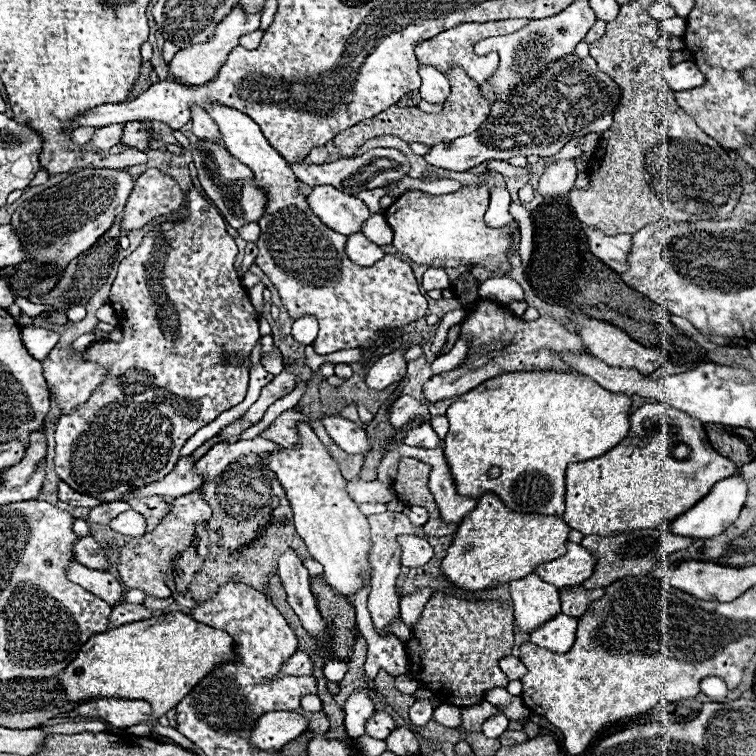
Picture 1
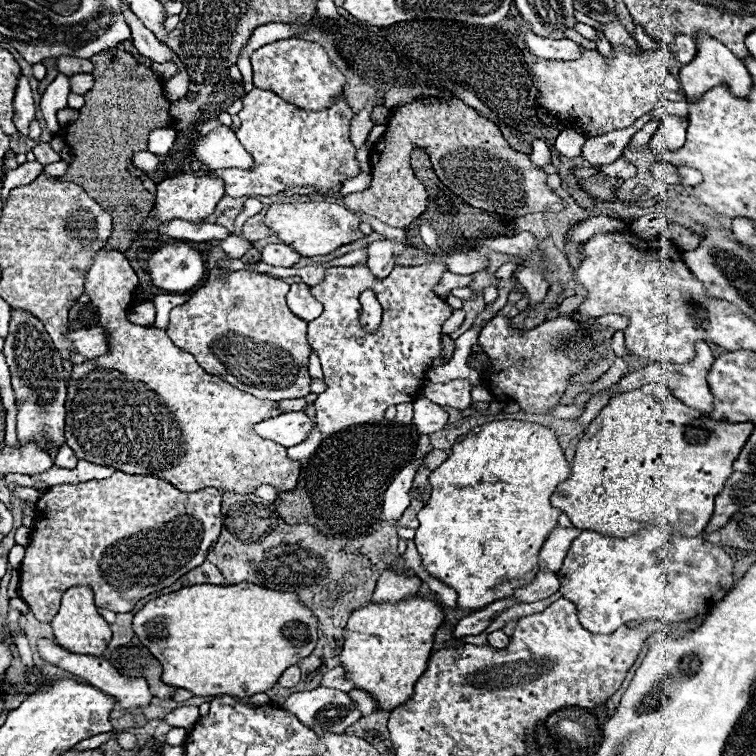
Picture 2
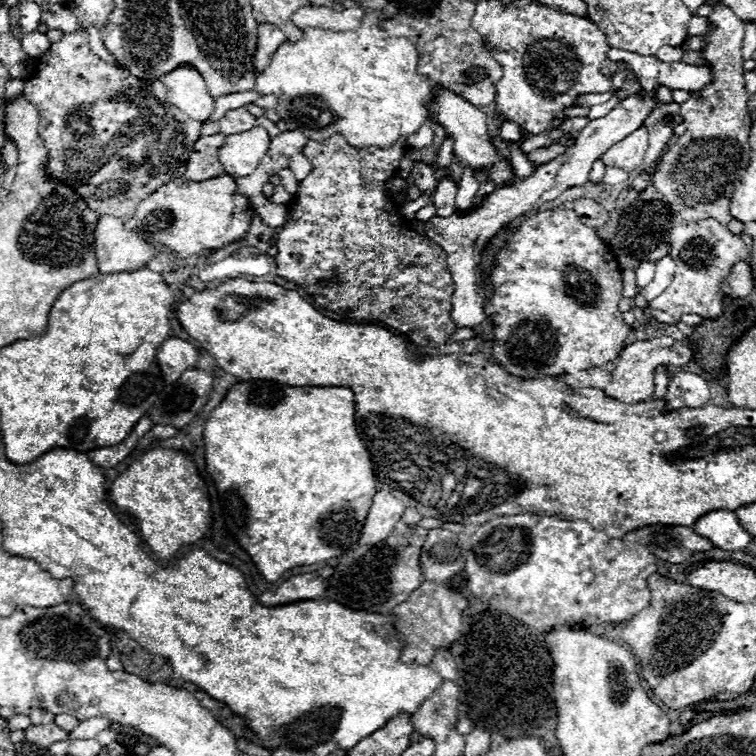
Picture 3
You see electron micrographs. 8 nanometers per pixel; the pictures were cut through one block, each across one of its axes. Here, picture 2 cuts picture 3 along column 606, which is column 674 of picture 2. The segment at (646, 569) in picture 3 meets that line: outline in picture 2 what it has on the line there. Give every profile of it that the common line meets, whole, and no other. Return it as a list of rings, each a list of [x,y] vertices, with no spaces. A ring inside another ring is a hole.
[[[644,526],[628,538],[612,538],[592,530],[584,530],[572,540],[572,546],[564,558],[564,566],[558,572],[558,580],[564,598],[576,604],[580,624],[594,634],[612,634],[616,628],[632,620],[684,622],[698,614],[704,614],[734,586],[732,570],[732,560],[724,552],[724,548],[704,540],[702,536],[684,538],[678,534],[670,534],[666,528],[660,526]]]

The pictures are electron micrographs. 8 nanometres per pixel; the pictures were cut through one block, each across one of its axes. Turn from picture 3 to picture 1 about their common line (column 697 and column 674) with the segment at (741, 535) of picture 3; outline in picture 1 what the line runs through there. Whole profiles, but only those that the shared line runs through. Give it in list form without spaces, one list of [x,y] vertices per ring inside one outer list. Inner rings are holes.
[[[734,474],[730,478],[724,478],[714,484],[714,488],[696,504],[692,506],[684,516],[678,516],[676,520],[668,522],[672,532],[680,532],[680,536],[692,536],[692,538],[712,538],[722,534],[740,514],[744,502],[748,496],[748,482],[742,474]]]

